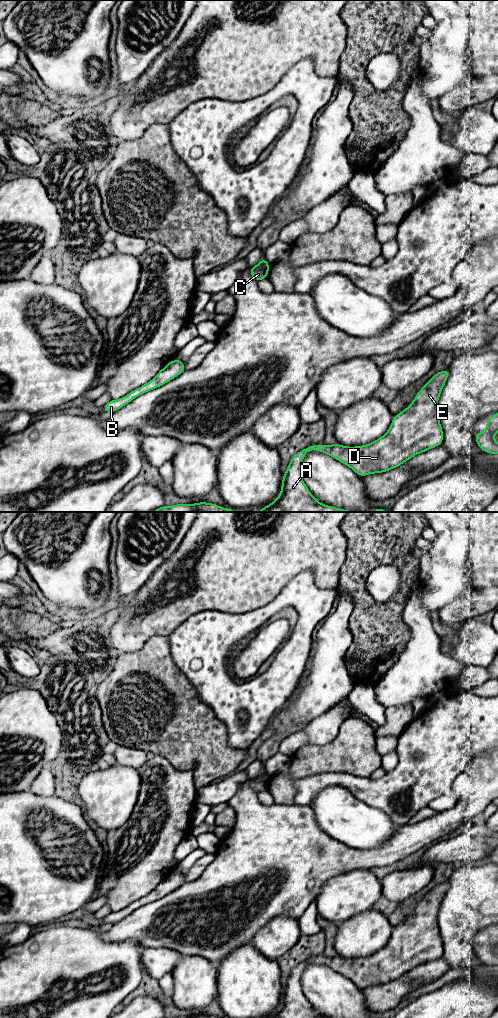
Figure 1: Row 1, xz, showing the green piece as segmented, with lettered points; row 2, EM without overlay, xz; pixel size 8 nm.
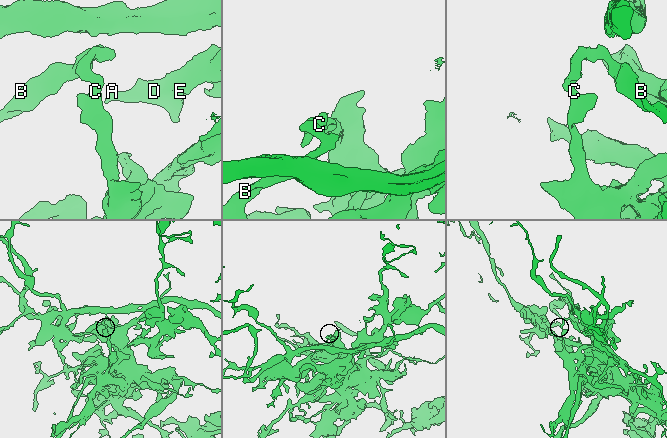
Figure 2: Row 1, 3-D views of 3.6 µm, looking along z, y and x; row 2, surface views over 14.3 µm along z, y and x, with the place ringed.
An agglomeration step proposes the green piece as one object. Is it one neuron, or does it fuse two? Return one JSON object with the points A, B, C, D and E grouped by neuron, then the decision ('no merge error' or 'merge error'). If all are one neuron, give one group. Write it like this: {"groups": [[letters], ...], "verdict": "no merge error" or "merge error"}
{"groups": [["A", "B", "D", "E"], ["C"]], "verdict": "merge error"}

